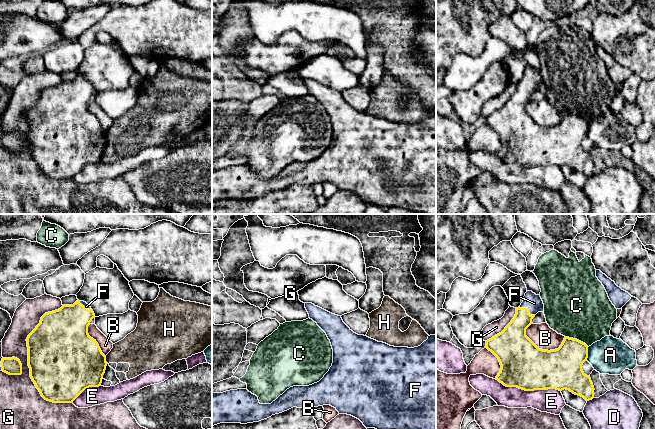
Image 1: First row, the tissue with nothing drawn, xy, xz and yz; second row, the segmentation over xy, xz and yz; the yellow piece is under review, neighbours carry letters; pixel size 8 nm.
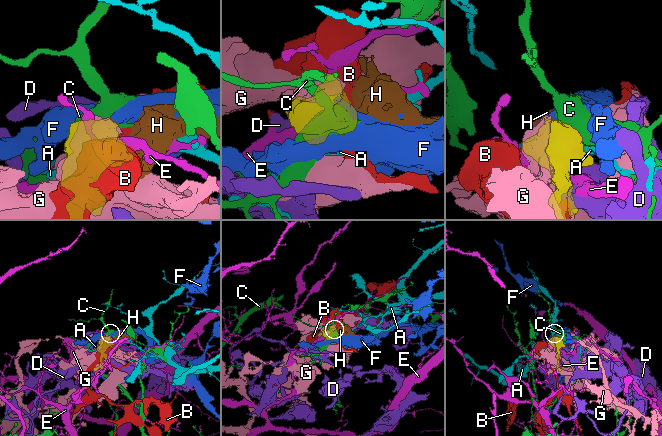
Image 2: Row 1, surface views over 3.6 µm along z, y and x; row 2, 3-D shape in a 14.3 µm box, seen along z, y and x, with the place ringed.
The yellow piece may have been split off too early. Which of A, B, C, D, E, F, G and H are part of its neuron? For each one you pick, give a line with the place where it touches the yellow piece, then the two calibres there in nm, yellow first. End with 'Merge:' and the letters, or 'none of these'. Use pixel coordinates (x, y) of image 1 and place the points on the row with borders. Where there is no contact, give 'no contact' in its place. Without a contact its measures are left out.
F: meets yellow in yz at (528, 310); 200 nm thick on the yellow side, 140 nm on the other
Merge: F

